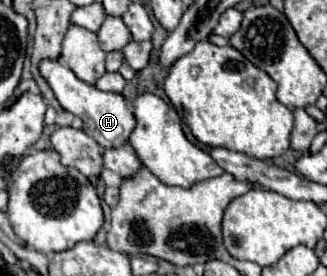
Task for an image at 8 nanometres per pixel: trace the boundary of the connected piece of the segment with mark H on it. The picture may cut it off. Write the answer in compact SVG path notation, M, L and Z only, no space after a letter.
M44 60L40 64L40 74L46 78L50 88L54 90L54 96L58 98L60 106L64 110L72 112L74 116L78 116L84 122L82 130L88 136L92 136L102 148L120 148L120 146L128 144L128 136L130 136L132 128L136 126L136 120L134 120L134 114L128 110L122 94L102 92L96 86L84 84L66 64L62 64L58 60L56 62Z

